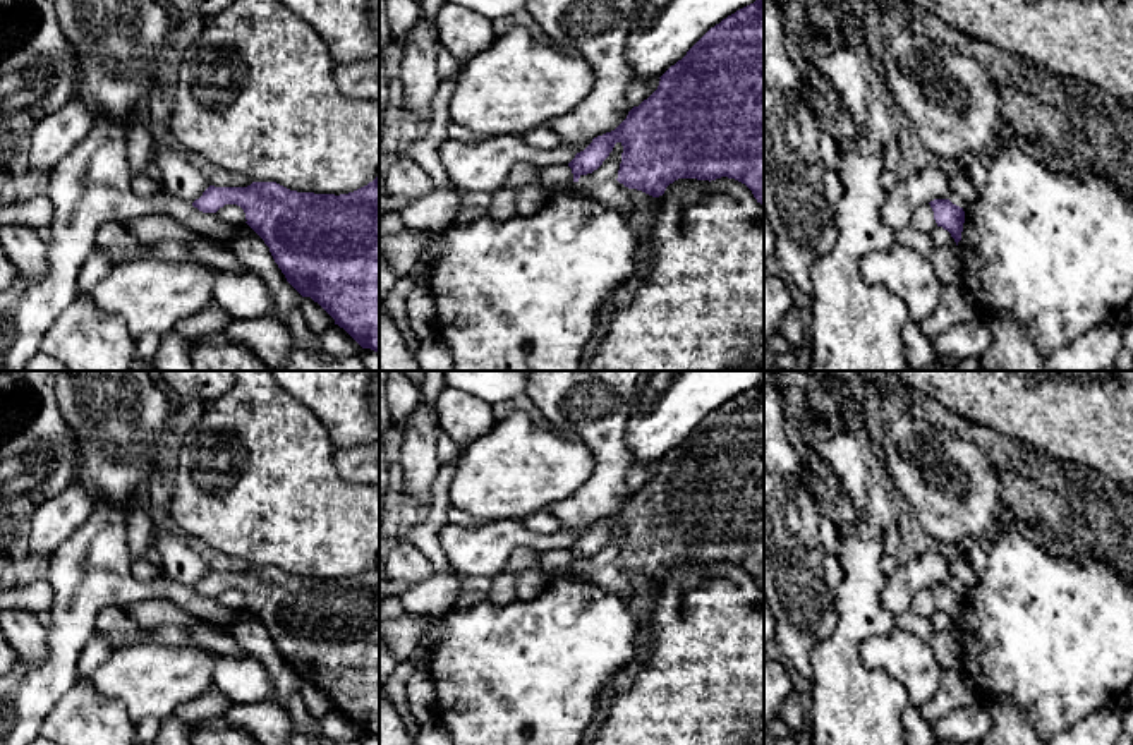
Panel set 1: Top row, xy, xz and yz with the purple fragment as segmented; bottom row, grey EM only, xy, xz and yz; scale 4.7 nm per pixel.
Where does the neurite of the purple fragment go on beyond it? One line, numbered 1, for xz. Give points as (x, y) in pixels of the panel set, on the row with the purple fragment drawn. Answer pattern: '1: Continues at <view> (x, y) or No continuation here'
1: No continuation here

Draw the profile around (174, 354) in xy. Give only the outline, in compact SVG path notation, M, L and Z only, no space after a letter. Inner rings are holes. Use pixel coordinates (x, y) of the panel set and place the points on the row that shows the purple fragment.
M177 330L168 331L161 336L160 348L151 362L154 371L194 371L189 340Z

